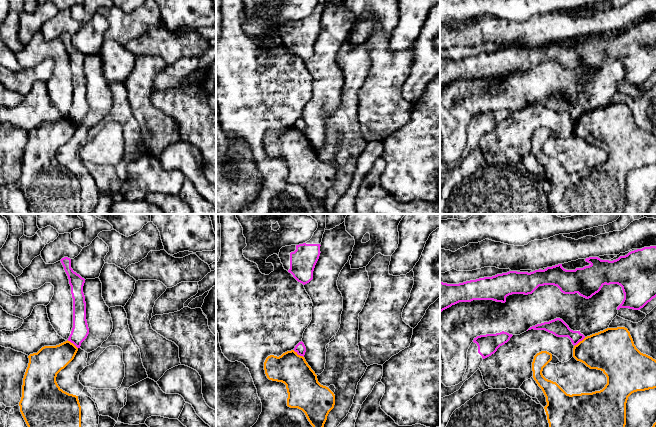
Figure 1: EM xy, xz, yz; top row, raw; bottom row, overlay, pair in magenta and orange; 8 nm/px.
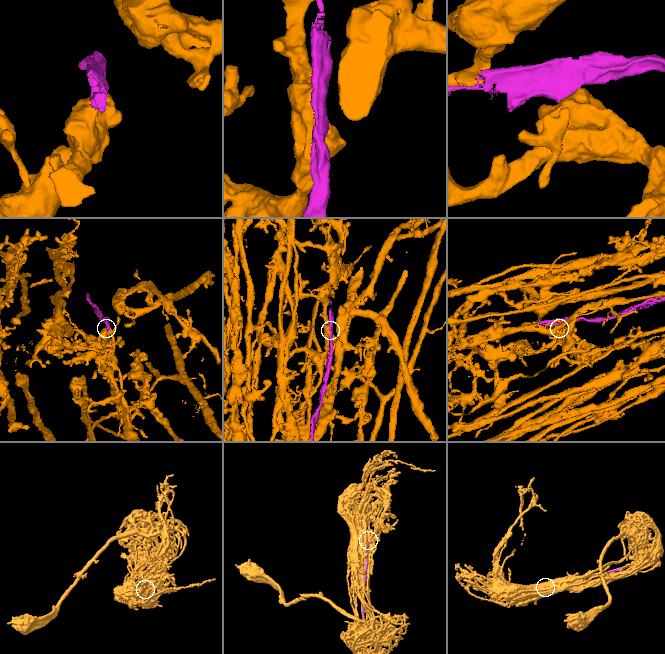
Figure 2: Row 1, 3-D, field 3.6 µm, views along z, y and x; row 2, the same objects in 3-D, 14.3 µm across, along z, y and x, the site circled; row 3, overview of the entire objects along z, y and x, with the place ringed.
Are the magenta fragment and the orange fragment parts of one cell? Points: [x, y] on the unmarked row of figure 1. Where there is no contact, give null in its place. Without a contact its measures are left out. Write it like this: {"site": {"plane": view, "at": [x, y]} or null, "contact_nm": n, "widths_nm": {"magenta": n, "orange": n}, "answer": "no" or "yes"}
{"site": {"plane": "xz", "at": [298, 130]}, "contact_nm": 110, "widths_nm": {"magenta": 90, "orange": 260}, "answer": "no"}

